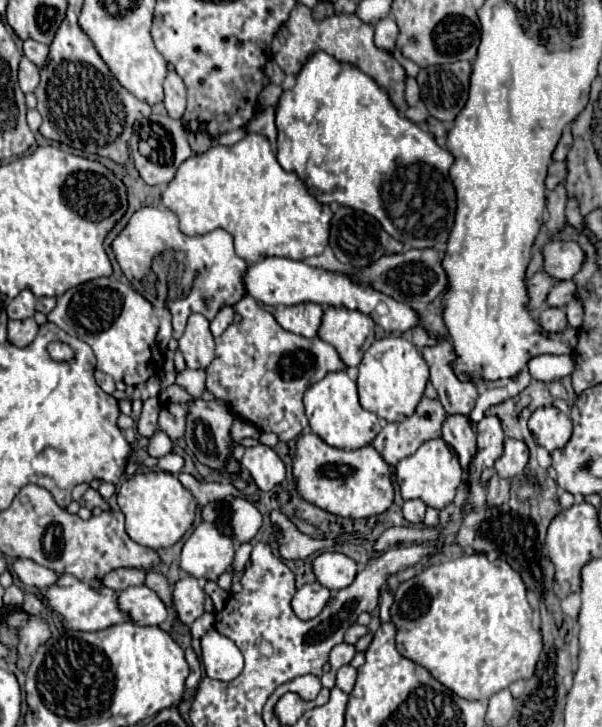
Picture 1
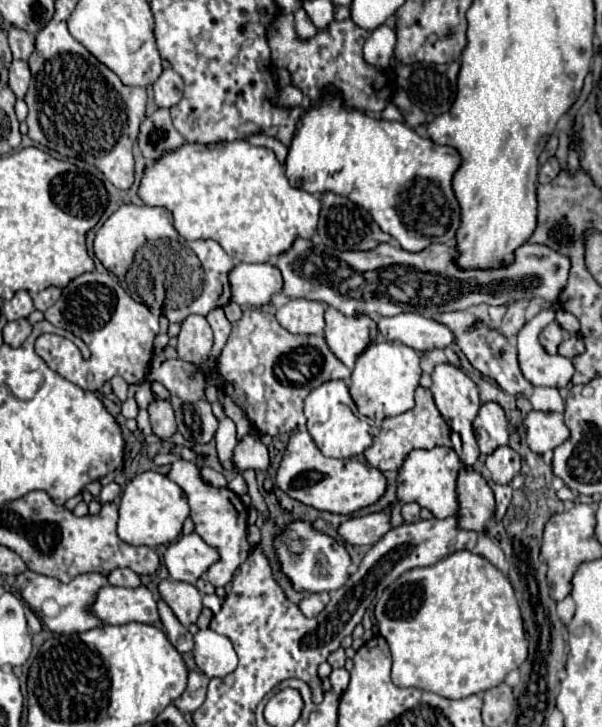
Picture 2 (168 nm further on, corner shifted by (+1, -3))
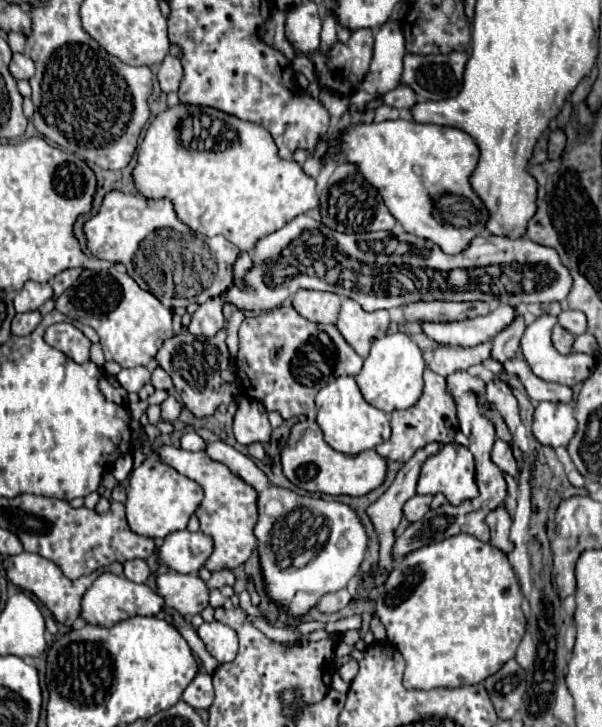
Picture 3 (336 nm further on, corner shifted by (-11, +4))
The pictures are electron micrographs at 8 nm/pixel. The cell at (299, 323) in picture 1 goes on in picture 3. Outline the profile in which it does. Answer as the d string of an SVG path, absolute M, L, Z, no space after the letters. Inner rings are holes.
M298 290L292 298L296 312L316 324L334 324L340 310L340 296L334 292Z

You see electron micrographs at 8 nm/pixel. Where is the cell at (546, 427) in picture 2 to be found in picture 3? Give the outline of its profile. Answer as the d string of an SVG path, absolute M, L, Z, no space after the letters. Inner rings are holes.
M540 402L534 410L532 434L534 438L550 448L566 446L576 434L574 408L562 402Z

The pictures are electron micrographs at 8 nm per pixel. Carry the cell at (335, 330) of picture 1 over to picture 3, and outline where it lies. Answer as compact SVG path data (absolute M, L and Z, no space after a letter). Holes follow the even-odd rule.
M342 298L342 308L336 320L336 328L362 358L368 356L370 344L382 333L378 332L378 326L380 325L383 331L384 326L388 324L390 318L387 310L364 312L360 304L356 304L352 298Z

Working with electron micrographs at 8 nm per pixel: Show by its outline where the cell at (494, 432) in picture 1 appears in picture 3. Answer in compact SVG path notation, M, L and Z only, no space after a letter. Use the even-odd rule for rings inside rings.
M490 380L486 382L486 398L500 412L510 432L514 432L520 424L520 414L518 414L518 402L512 394L512 388L504 380Z

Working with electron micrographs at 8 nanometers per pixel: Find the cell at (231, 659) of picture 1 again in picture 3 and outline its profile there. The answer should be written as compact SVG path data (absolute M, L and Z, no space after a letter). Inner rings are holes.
M214 620L214 622L204 622L200 628L196 628L198 636L206 644L208 652L220 662L232 662L238 652L238 636L232 628L226 624Z

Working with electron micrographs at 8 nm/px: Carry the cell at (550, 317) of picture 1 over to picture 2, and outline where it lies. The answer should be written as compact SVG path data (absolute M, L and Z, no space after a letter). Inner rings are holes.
M552 321L548 327L544 327L544 331L540 333L540 343L542 343L542 347L550 353L550 355L556 355L556 349L558 349L558 345L562 343L562 339L564 339L564 335L562 335L562 327L556 323L556 321Z

